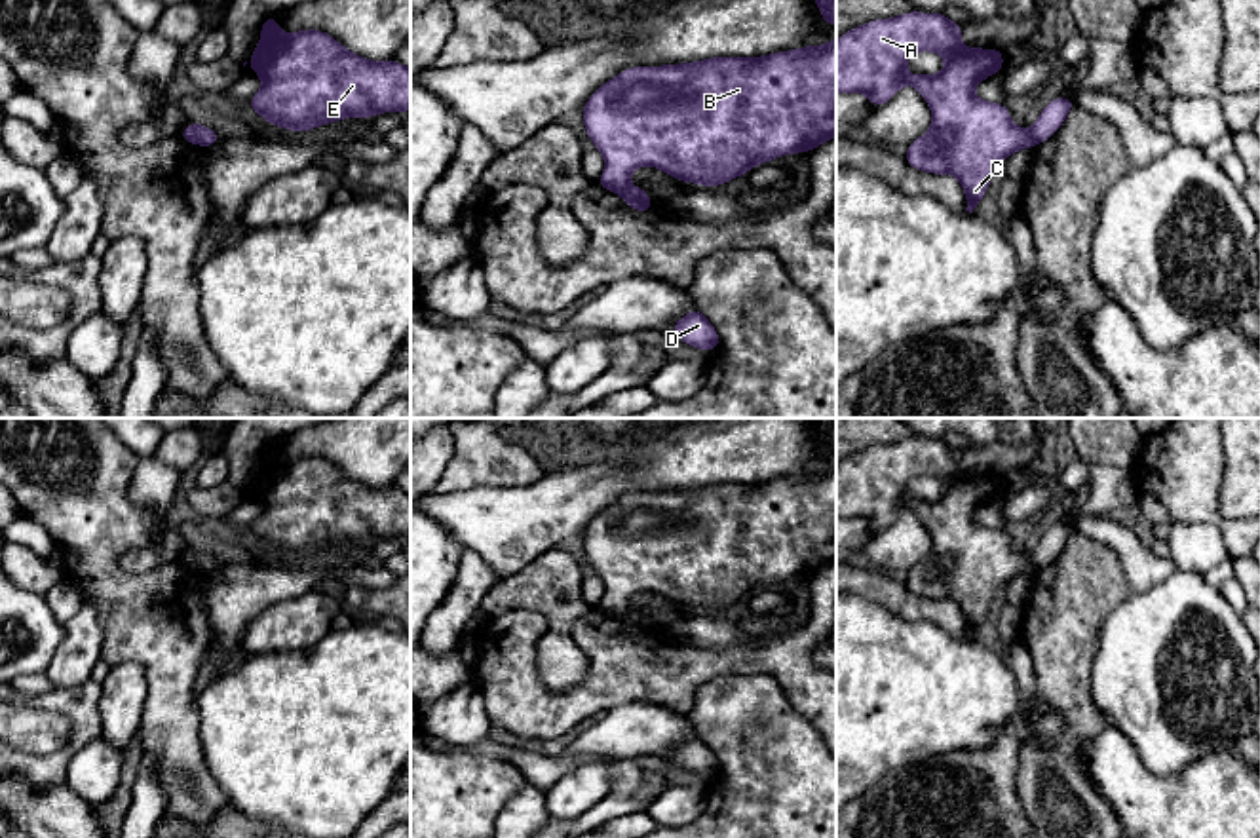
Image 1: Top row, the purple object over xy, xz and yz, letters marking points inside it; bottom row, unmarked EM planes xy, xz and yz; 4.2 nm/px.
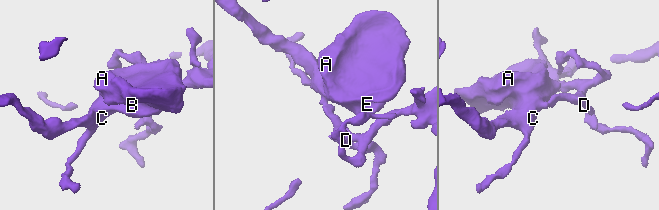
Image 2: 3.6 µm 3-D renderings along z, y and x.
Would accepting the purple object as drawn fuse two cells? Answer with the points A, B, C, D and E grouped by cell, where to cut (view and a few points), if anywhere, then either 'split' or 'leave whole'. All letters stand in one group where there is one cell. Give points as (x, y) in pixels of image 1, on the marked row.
groups A B C E / D; cut yz (1029, 132), (1034, 143); split

